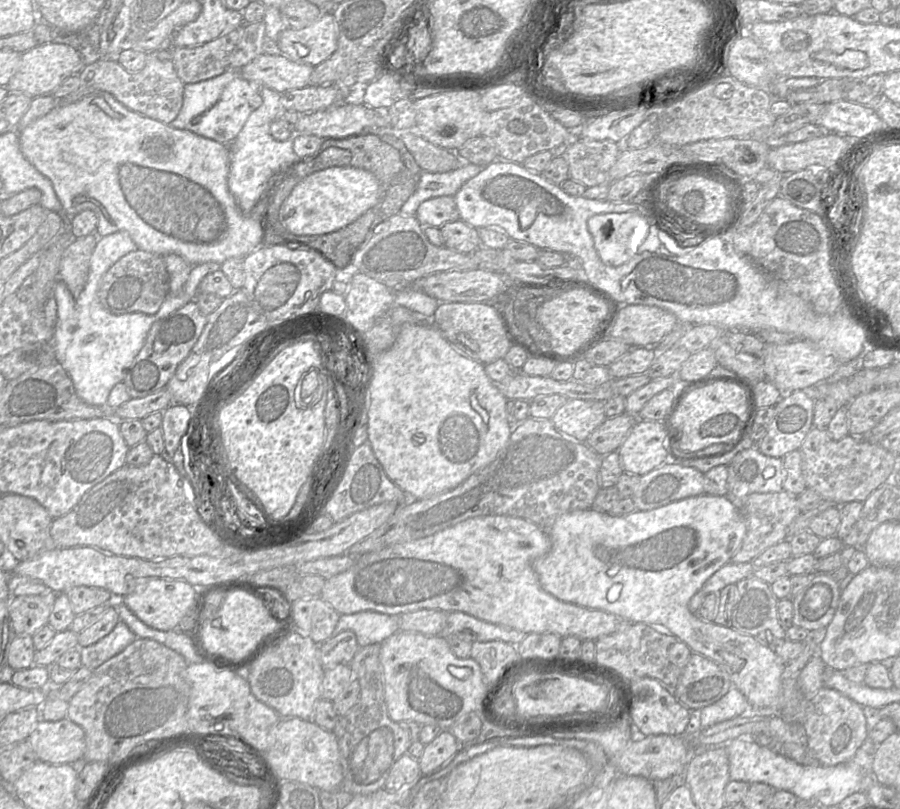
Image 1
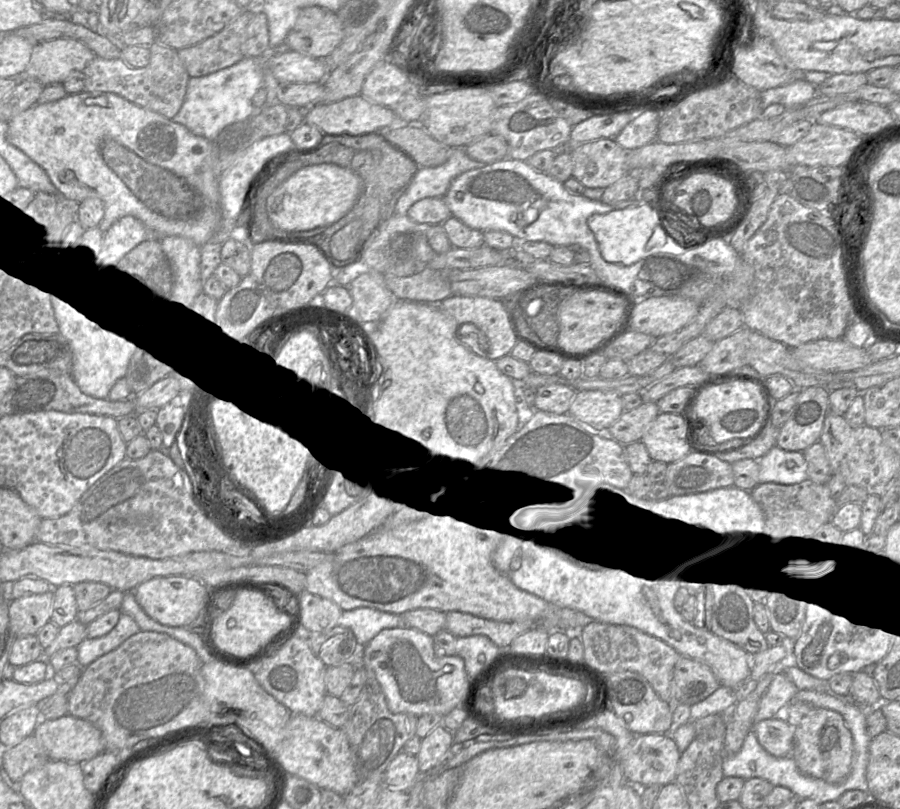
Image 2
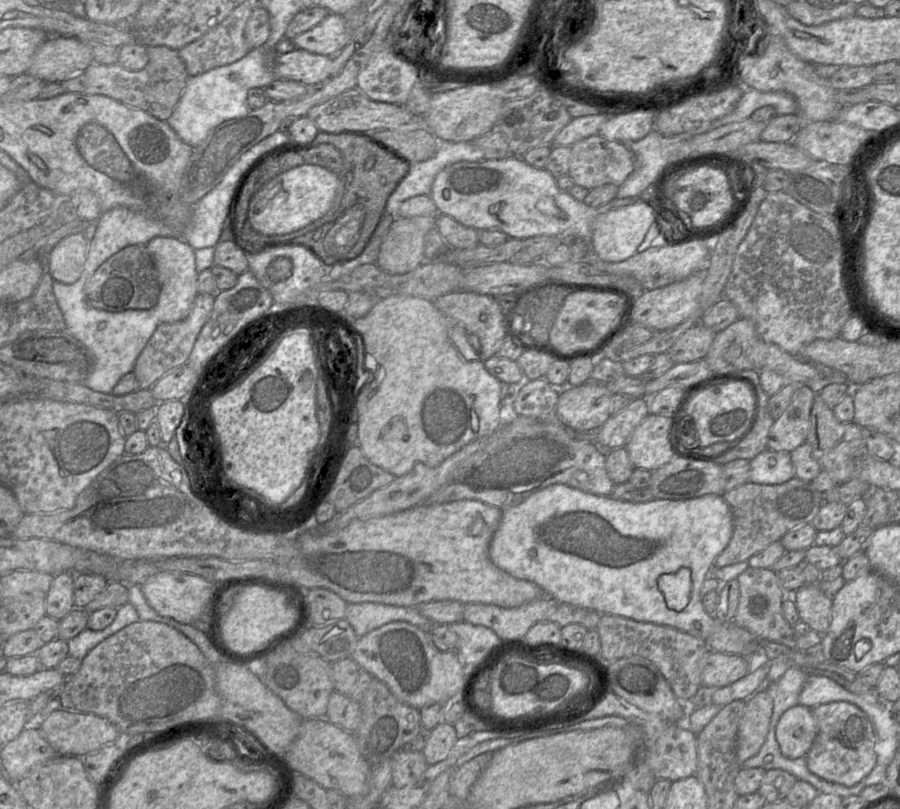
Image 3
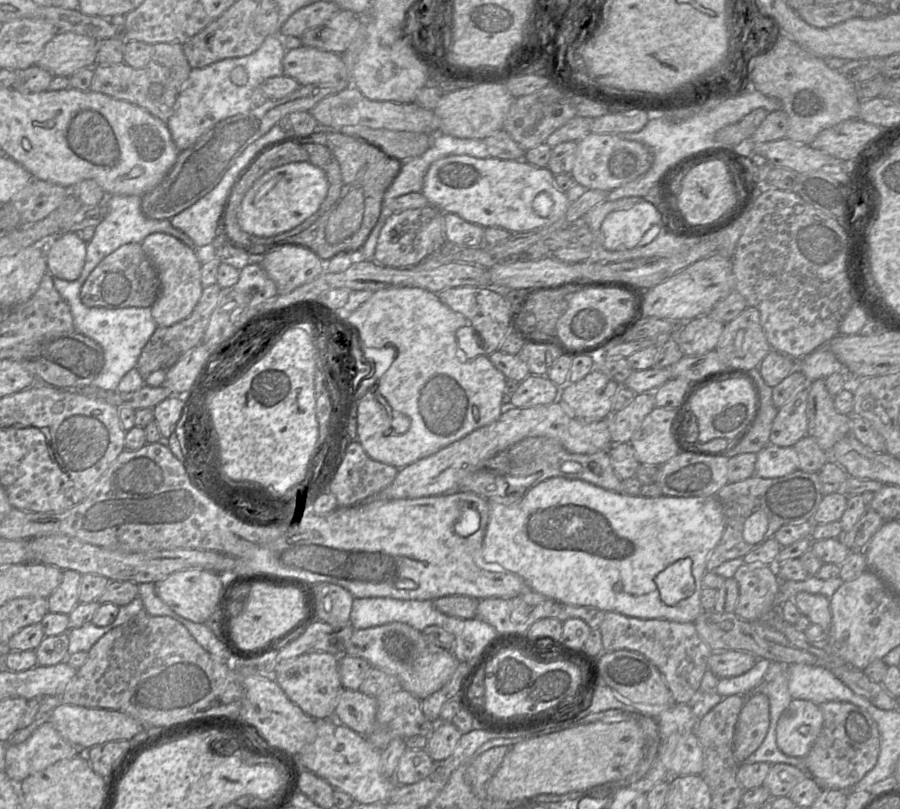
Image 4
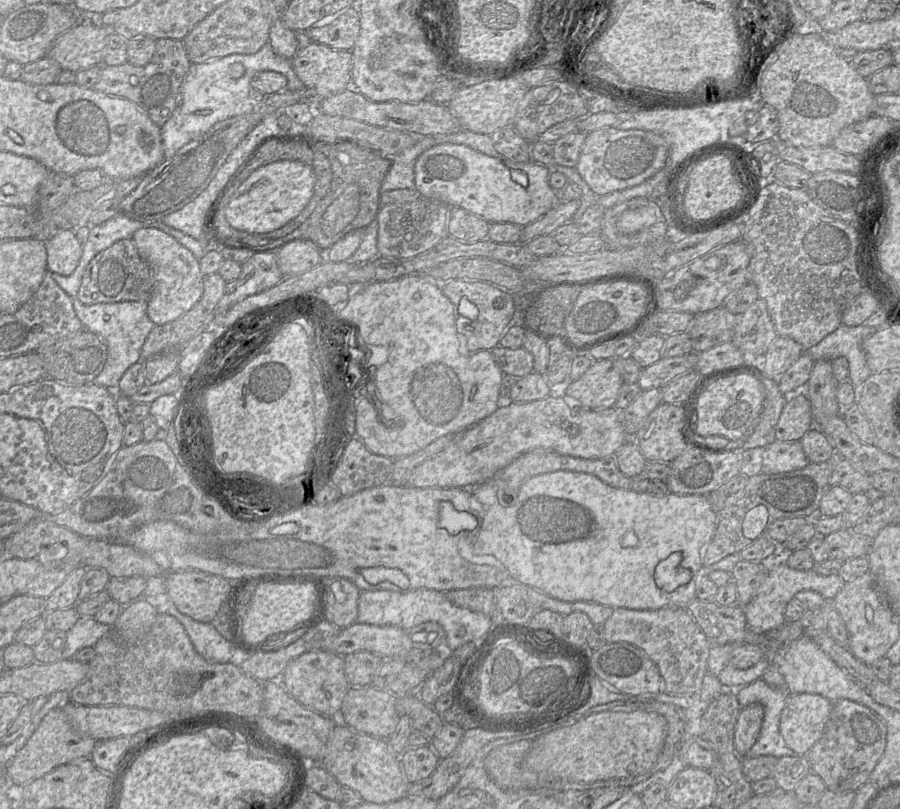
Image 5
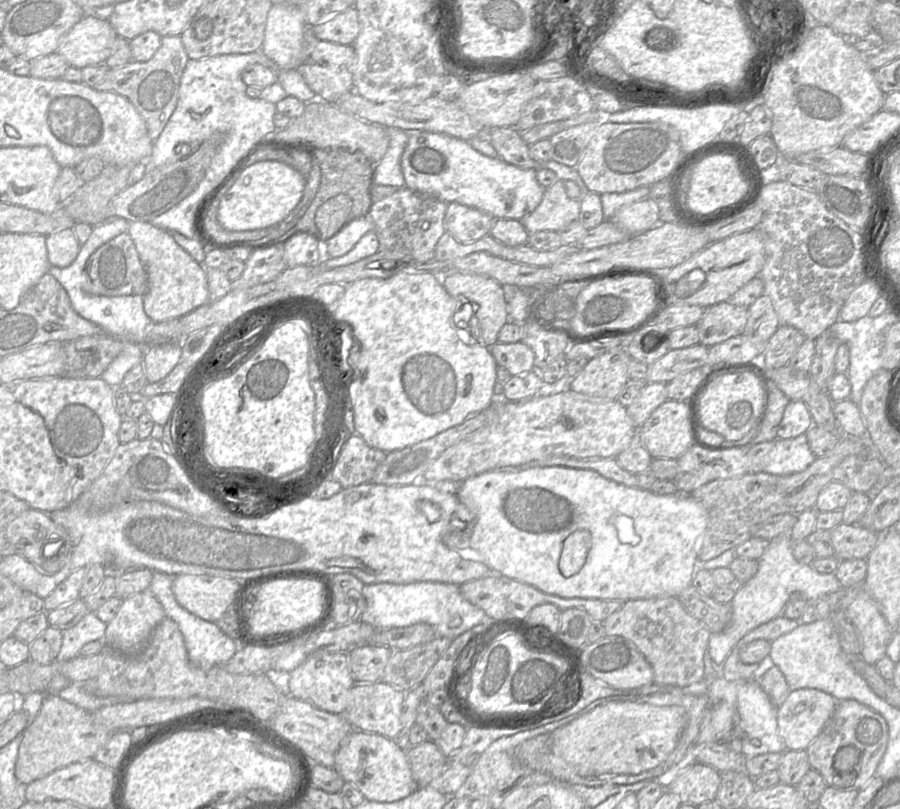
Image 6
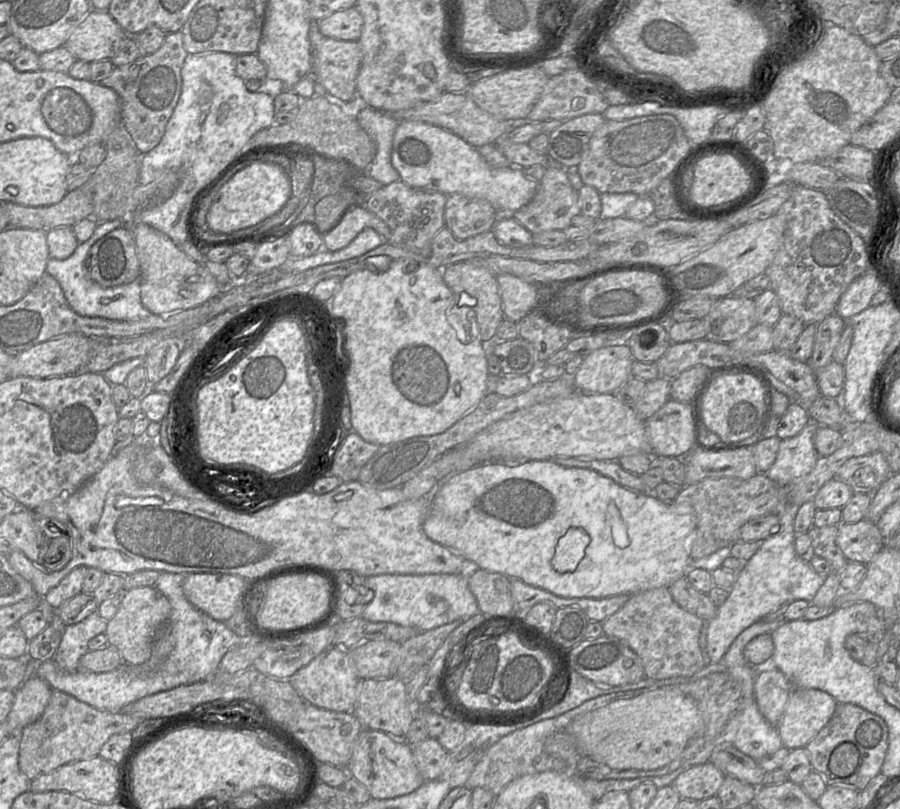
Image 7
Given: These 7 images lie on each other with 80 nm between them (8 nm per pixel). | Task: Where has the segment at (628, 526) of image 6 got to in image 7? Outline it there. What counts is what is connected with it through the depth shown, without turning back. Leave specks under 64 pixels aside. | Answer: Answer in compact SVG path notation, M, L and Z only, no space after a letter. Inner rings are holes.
M533 460L515 467L504 463L487 462L466 471L450 475L432 493L431 509L423 522L423 530L432 541L449 549L460 551L464 558L474 562L481 570L496 572L508 578L517 578L524 583L543 589L561 598L604 598L626 594L632 595L659 587L669 587L688 572L688 558L692 542L697 533L697 518L693 514L679 514L673 510L669 502L657 499L653 492L637 492L623 487L609 477L585 468L565 467L550 460ZM569 528L582 528L590 537L584 557L572 572L559 573L552 566L555 547L558 540Z

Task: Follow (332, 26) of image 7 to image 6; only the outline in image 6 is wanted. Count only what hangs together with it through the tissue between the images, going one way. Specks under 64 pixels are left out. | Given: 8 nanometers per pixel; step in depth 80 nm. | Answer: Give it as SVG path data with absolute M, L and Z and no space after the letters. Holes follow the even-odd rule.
M353 6L349 7L343 12L336 13L332 19L315 24L312 29L319 40L352 45L360 31L357 11Z

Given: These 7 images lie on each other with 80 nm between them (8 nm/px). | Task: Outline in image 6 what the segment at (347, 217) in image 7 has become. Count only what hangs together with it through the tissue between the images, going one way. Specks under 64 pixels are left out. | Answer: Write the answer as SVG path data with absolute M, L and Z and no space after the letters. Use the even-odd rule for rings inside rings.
M369 216L352 220L337 234L323 243L325 256L337 258L345 255L369 231L375 231L375 223Z

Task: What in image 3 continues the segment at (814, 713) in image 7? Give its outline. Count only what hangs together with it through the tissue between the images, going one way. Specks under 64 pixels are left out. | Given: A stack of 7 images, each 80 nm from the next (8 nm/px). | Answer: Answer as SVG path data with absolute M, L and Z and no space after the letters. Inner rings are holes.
M797 704L780 717L776 740L782 754L790 759L806 757L817 735L817 725L810 708Z

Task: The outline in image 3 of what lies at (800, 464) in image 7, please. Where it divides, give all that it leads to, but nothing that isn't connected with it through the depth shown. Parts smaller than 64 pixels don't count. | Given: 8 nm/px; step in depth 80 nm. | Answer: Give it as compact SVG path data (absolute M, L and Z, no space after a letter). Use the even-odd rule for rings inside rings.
M769 448L760 452L750 460L749 482L774 485L795 477L790 453Z

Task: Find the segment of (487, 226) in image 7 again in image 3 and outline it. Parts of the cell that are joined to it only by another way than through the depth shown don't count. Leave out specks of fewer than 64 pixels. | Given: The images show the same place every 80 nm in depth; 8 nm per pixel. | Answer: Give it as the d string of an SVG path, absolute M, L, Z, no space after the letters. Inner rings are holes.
M438 214L436 228L452 249L467 249L479 243L478 230L466 226L446 214Z

